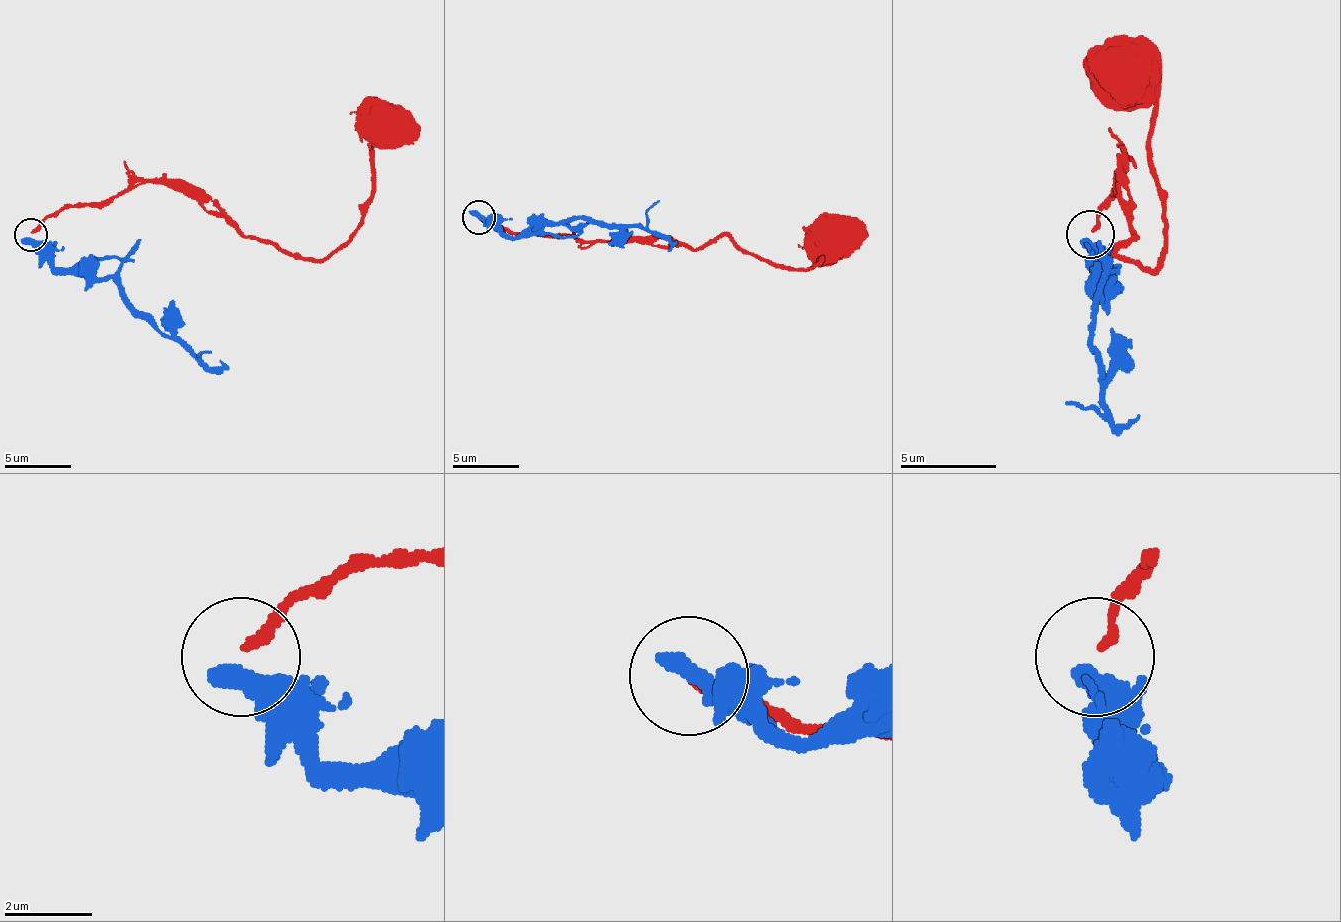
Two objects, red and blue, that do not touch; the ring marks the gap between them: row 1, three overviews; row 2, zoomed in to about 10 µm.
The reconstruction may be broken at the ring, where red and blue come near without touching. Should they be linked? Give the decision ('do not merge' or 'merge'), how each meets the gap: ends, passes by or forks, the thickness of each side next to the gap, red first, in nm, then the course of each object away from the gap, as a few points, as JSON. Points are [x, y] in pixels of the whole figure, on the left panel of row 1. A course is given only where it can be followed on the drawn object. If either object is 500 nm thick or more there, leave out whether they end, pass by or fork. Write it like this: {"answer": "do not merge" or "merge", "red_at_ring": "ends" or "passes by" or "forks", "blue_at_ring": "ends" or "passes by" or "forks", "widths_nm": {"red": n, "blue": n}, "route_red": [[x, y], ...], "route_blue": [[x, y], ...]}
{"answer": "do not merge", "widths_nm": {"red": 220, "blue": 500}, "route_red": [[30, 231], [67, 208], [110, 205], [137, 181], [180, 181], [247, 238], [324, 258], [371, 194], [381, 121]], "route_blue": [[30, 238], [56, 268], [83, 268], [117, 285], [137, 312], [214, 365], [221, 359]]}

